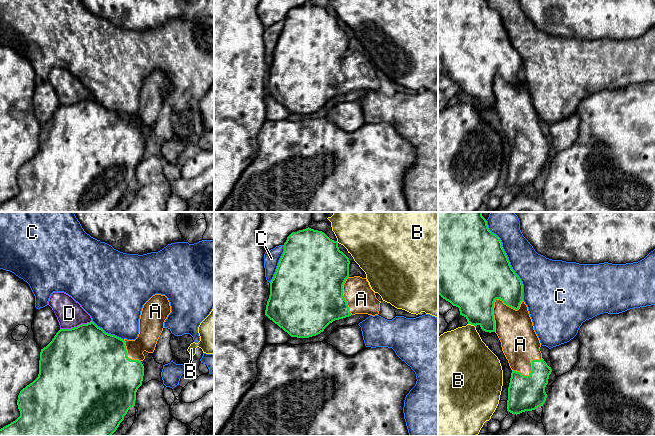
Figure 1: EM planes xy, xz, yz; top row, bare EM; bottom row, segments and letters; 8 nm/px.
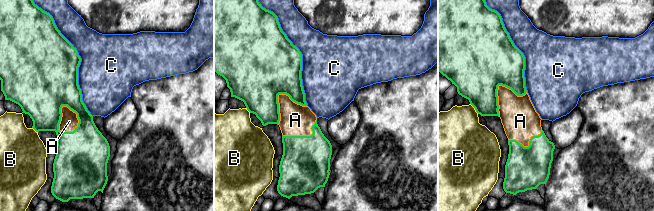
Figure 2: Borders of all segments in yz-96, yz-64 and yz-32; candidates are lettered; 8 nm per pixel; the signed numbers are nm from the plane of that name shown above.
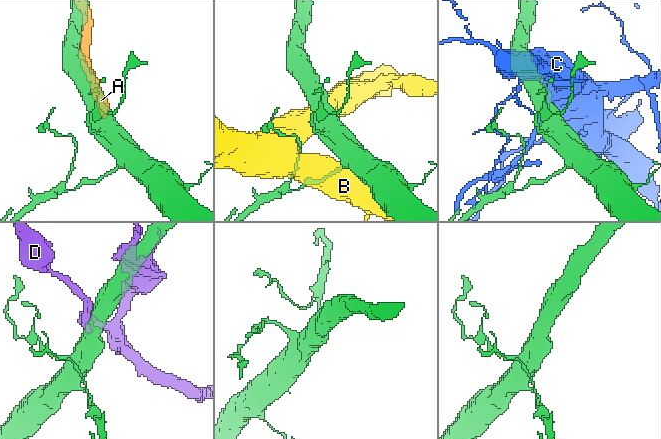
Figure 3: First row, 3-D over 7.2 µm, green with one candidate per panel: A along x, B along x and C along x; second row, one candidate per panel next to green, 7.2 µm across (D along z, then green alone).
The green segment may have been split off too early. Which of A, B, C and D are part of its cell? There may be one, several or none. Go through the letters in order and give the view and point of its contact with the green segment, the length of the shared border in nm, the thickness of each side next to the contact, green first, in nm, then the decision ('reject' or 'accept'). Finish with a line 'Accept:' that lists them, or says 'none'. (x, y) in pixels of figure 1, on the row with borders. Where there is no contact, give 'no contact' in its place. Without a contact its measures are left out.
A: yz (495, 299) | 340 nm | 500/260 nm | accept
B: yz (472, 324) | 70 nm | 360/400 nm | reject
C: yz (508, 260) | 700 nm | 500/280 nm | reject
D: xy (75, 327) | 260 nm | 500/220 nm | reject
Accept: A

